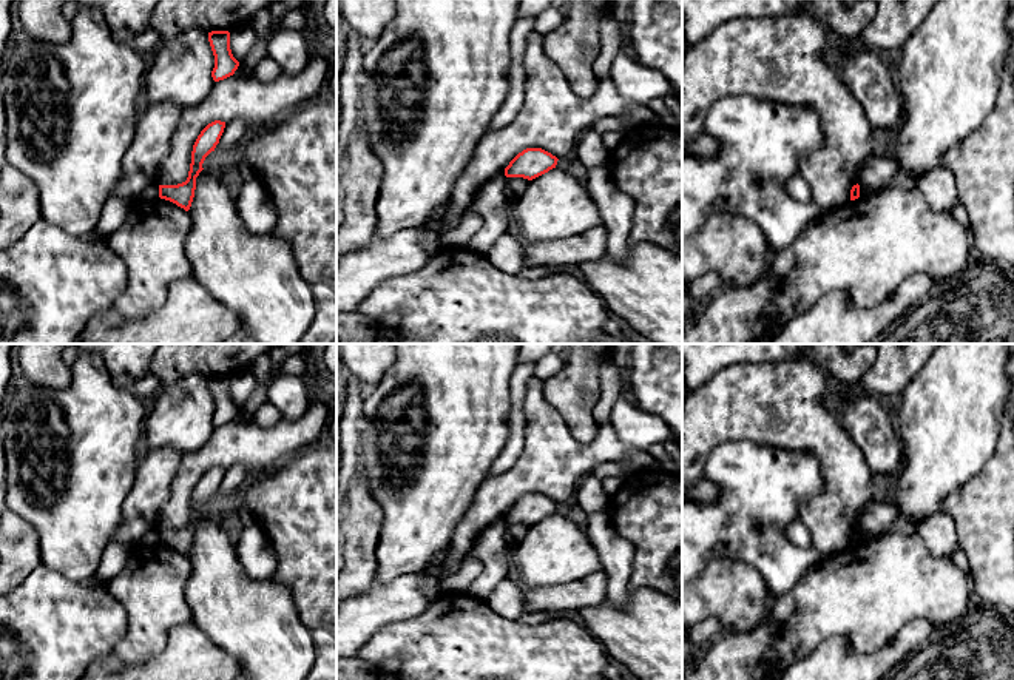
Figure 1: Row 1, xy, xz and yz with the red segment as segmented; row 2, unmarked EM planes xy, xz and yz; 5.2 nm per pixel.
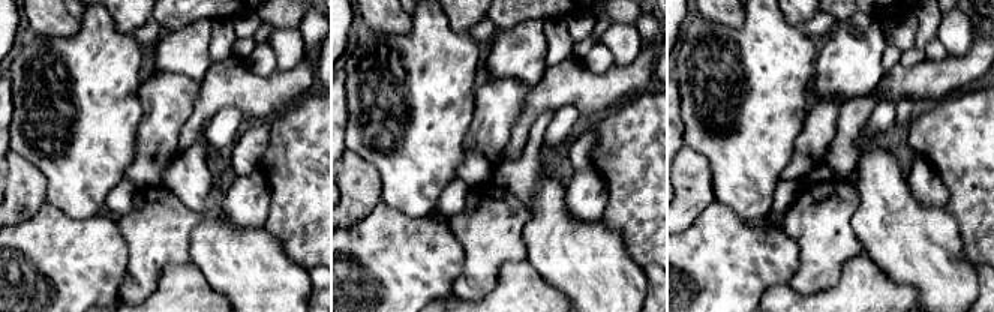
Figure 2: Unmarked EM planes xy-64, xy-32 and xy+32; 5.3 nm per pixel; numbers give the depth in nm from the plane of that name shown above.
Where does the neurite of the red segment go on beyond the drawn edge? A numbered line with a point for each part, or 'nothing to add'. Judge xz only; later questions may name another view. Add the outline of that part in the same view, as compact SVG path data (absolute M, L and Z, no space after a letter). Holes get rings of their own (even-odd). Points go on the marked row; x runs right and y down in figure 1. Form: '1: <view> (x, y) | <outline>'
nothing to add

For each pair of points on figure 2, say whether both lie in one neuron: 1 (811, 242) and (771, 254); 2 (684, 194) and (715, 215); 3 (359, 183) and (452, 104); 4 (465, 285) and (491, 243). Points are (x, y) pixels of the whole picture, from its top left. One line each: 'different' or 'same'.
1: different
2: different
3: different
4: same

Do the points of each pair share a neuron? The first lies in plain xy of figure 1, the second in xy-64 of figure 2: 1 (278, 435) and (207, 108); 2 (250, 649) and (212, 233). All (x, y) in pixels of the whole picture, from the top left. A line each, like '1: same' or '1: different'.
1: same
2: same

